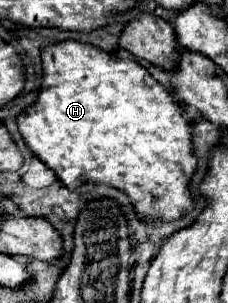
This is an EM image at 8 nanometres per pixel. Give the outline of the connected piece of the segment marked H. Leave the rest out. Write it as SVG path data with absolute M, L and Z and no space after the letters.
M58 40L42 46L40 60L44 86L36 92L36 102L16 118L26 146L52 168L68 188L78 188L84 182L114 186L130 196L134 210L144 218L162 218L170 222L186 214L192 208L188 182L196 170L190 140L192 130L168 90L136 60L122 60L112 52L76 40Z

